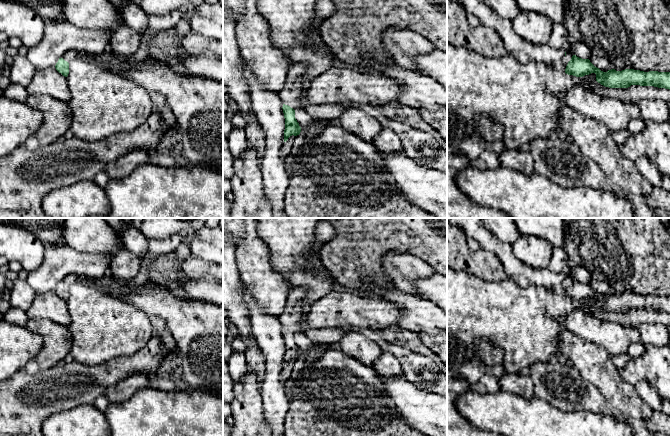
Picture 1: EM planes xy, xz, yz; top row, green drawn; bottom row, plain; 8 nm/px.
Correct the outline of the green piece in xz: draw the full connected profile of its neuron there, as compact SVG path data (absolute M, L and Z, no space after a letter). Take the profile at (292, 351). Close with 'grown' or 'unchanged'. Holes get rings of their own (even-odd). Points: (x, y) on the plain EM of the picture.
M302 286L292 289L287 296L284 311L279 317L285 342L284 366L290 360L297 360L301 356L301 351L295 342L295 333L301 323L302 304L307 293L308 289Z; grown

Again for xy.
M69 274L59 282L55 289L56 294L63 300L67 301L69 298L69 287L78 281L77 274Z; grown

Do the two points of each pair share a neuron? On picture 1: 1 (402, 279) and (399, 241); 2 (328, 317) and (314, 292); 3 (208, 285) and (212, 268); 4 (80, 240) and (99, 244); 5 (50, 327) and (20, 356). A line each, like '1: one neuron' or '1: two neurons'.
1: two neurons
2: two neurons
3: two neurons
4: one neuron
5: two neurons

